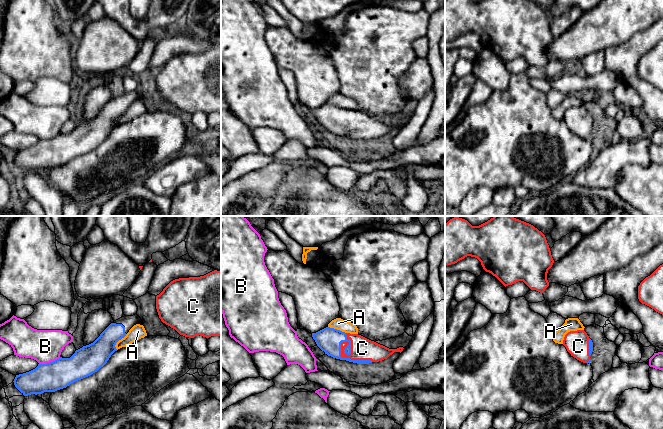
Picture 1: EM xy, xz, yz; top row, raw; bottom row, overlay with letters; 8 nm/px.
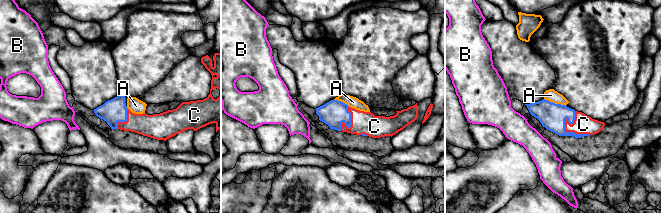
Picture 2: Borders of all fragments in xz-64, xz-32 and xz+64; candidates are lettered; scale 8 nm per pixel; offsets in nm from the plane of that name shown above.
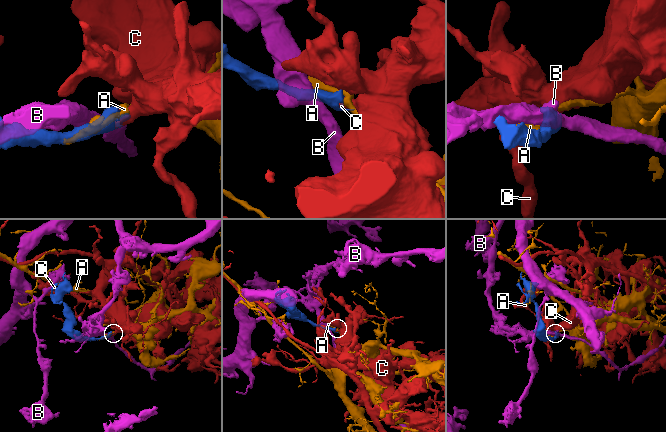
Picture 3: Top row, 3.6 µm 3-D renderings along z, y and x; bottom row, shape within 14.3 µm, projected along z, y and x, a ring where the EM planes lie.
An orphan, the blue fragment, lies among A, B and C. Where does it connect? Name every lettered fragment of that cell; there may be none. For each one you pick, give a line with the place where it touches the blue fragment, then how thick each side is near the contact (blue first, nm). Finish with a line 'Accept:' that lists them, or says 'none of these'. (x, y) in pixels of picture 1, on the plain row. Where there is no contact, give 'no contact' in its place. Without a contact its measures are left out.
C: xz (344, 134) | 200/180 nm
Accept: C

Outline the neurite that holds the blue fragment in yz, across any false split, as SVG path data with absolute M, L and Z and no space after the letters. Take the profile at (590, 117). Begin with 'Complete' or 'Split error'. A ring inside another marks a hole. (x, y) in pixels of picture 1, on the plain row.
Split error. M584 106L568 108L564 113L563 121L571 132L583 139L590 140L593 118Z

